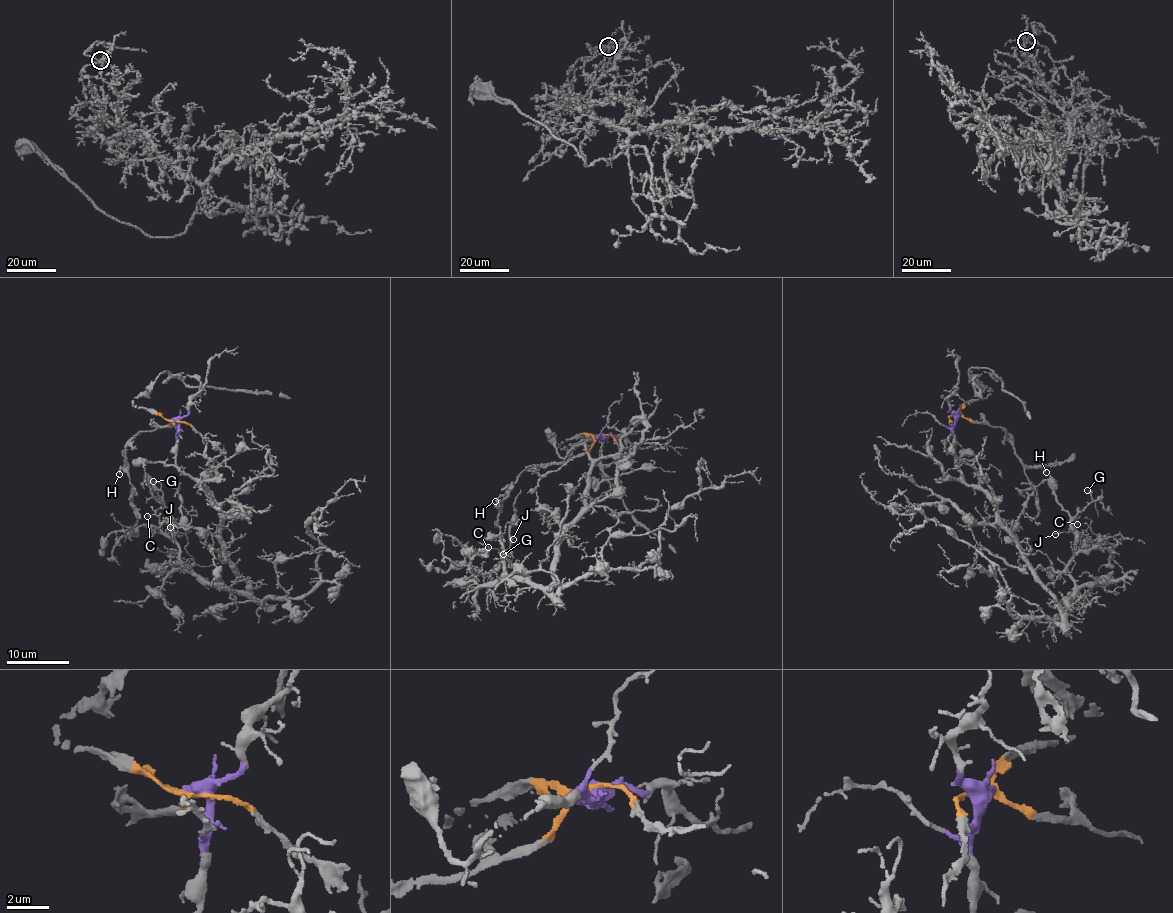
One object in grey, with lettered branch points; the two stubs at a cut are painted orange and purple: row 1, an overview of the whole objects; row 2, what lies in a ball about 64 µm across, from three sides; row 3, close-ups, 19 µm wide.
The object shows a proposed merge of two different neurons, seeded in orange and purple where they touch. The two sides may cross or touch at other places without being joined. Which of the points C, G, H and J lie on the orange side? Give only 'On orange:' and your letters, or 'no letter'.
On orange: H

